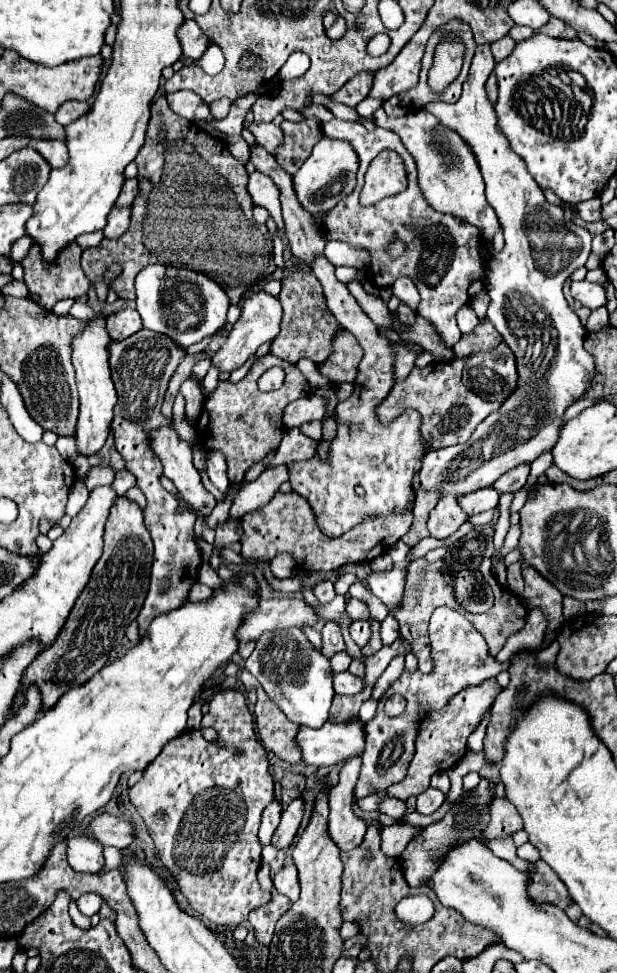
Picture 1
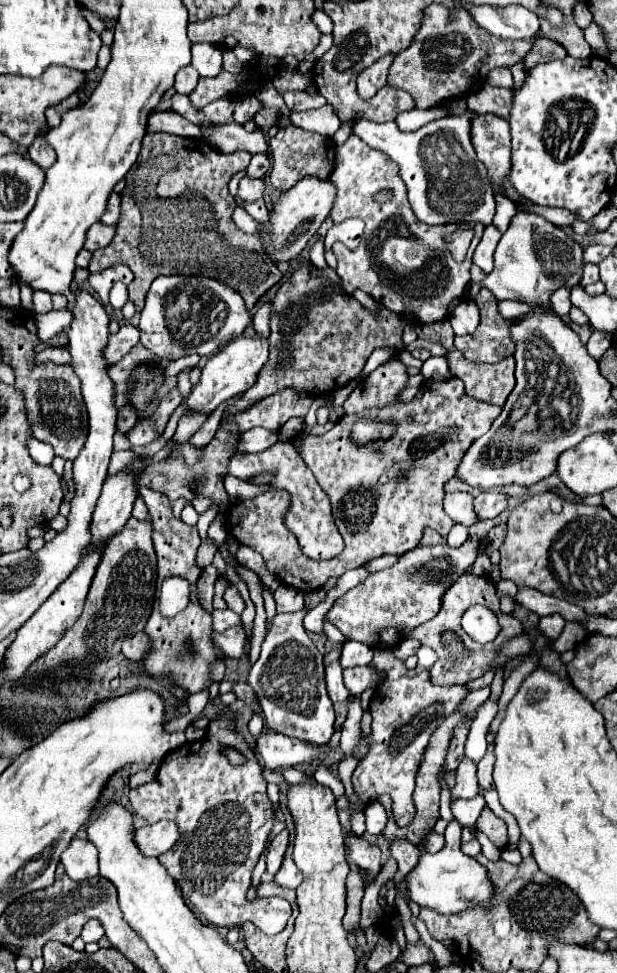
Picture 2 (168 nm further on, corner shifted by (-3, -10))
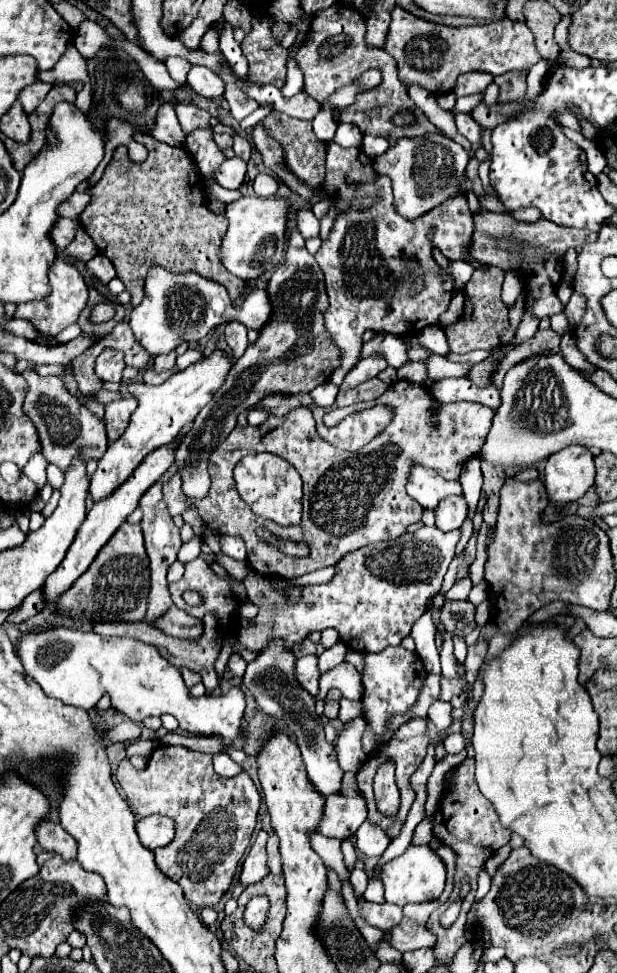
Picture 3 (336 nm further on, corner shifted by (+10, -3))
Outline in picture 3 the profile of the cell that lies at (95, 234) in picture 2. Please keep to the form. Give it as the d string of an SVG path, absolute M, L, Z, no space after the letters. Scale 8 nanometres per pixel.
M64 217L56 219L54 229L50 231L50 239L56 245L56 251L64 251L70 245L70 241L74 239L78 227L80 225L78 225L76 219L64 219Z

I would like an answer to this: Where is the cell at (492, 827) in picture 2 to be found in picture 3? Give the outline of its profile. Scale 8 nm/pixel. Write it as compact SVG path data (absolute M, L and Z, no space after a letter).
M464 759L458 767L454 767L454 781L448 787L448 791L442 793L440 805L432 815L432 823L434 823L434 837L456 853L456 875L470 877L472 881L470 895L474 895L476 893L474 877L478 877L478 873L484 869L486 859L510 841L512 831L500 825L492 803L488 803L488 799L484 799L484 795L476 787L472 759Z

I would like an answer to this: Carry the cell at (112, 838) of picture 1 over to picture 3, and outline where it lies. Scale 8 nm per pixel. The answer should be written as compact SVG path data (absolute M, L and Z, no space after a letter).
M150 815L150 817L140 819L136 823L136 831L138 831L142 845L152 849L152 851L172 843L172 839L176 835L174 821L170 817L164 817L164 815Z

